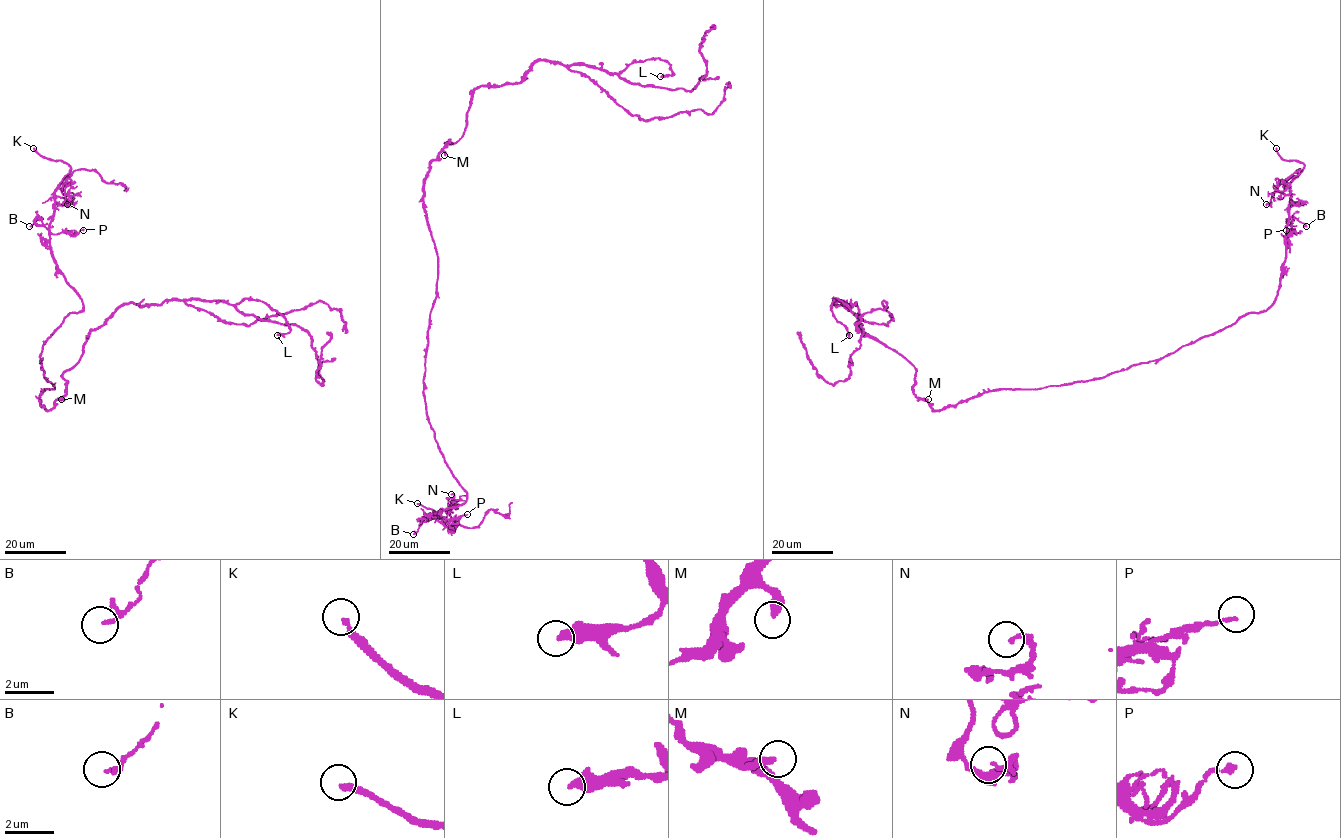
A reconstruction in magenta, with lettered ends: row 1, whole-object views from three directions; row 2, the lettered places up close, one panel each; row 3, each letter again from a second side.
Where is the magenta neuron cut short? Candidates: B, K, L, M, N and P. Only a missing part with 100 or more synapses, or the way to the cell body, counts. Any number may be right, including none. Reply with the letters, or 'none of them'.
K

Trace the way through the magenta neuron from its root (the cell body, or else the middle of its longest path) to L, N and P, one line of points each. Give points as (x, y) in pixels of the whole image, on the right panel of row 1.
L: (976, 396), (933, 410), (913, 392), (915, 369), (858, 328), (856, 303), (836, 298), (832, 314), (849, 335)
N: (976, 396), (1100, 379), (1265, 311), (1285, 261), (1289, 189), (1275, 192), (1266, 204)
P: (976, 396), (1100, 379), (1161, 359), (1248, 313), (1265, 311), (1279, 288), (1285, 235), (1292, 232), (1286, 230)

